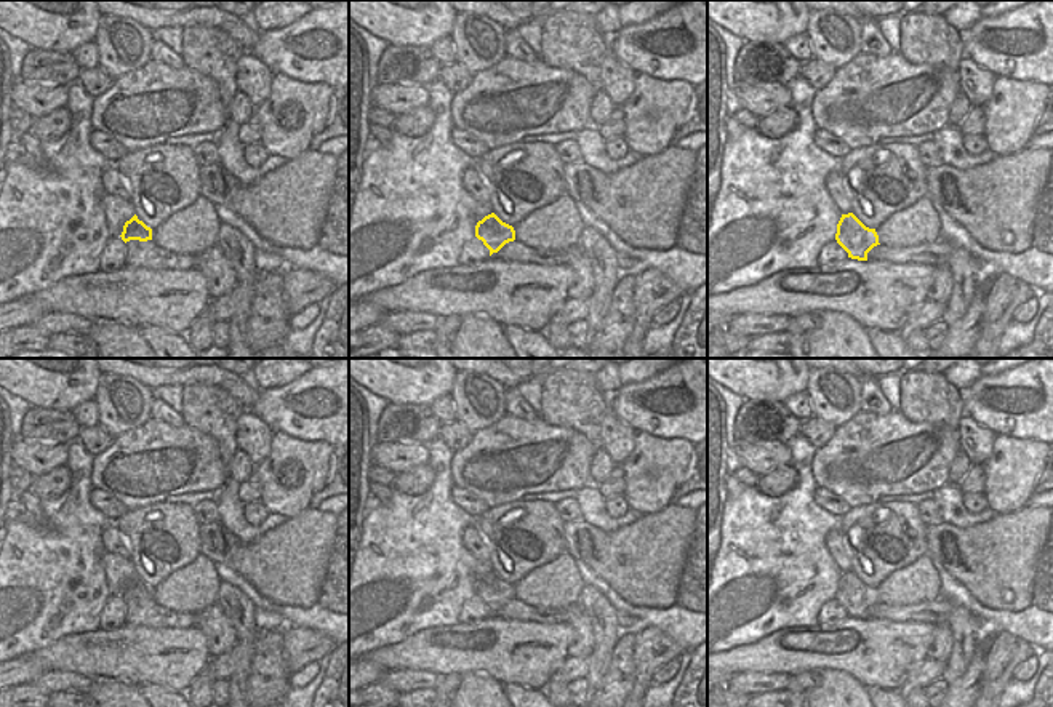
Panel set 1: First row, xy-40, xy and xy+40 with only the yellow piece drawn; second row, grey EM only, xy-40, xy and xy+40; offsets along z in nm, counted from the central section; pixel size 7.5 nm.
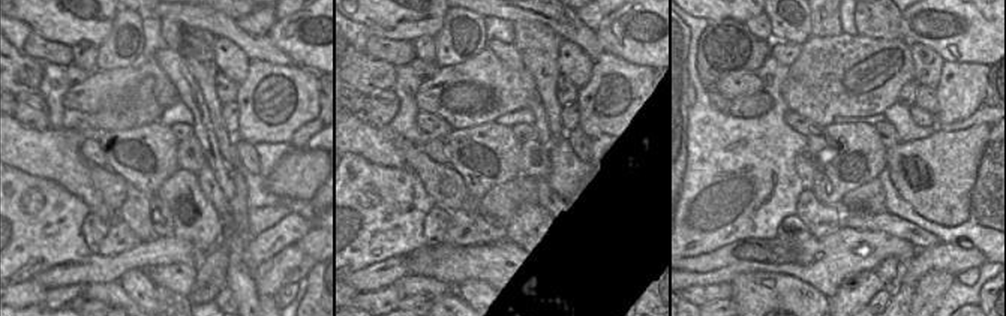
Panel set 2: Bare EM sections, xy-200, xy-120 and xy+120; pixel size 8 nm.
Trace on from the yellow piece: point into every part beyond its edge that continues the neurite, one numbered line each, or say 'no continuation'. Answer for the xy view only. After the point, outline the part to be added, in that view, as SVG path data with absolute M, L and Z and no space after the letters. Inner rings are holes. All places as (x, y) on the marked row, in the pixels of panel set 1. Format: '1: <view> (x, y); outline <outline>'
no continuation

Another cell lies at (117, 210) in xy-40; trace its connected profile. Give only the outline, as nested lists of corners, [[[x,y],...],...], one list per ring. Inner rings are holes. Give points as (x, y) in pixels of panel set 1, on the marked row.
[[[104,194],[101,205],[106,213],[106,224],[110,238],[120,238],[125,222],[134,216],[131,202],[118,195]]]

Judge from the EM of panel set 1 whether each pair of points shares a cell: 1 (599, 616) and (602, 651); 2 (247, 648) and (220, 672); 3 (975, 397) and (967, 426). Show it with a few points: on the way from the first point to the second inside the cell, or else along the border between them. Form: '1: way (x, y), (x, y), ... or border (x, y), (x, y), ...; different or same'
1: way (602, 624), (602, 643); same
2: way (240, 651), (226, 666); same
3: border (965, 413), (996, 432); different

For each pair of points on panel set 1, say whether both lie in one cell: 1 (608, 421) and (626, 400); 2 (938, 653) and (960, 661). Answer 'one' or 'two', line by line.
1: two
2: two

